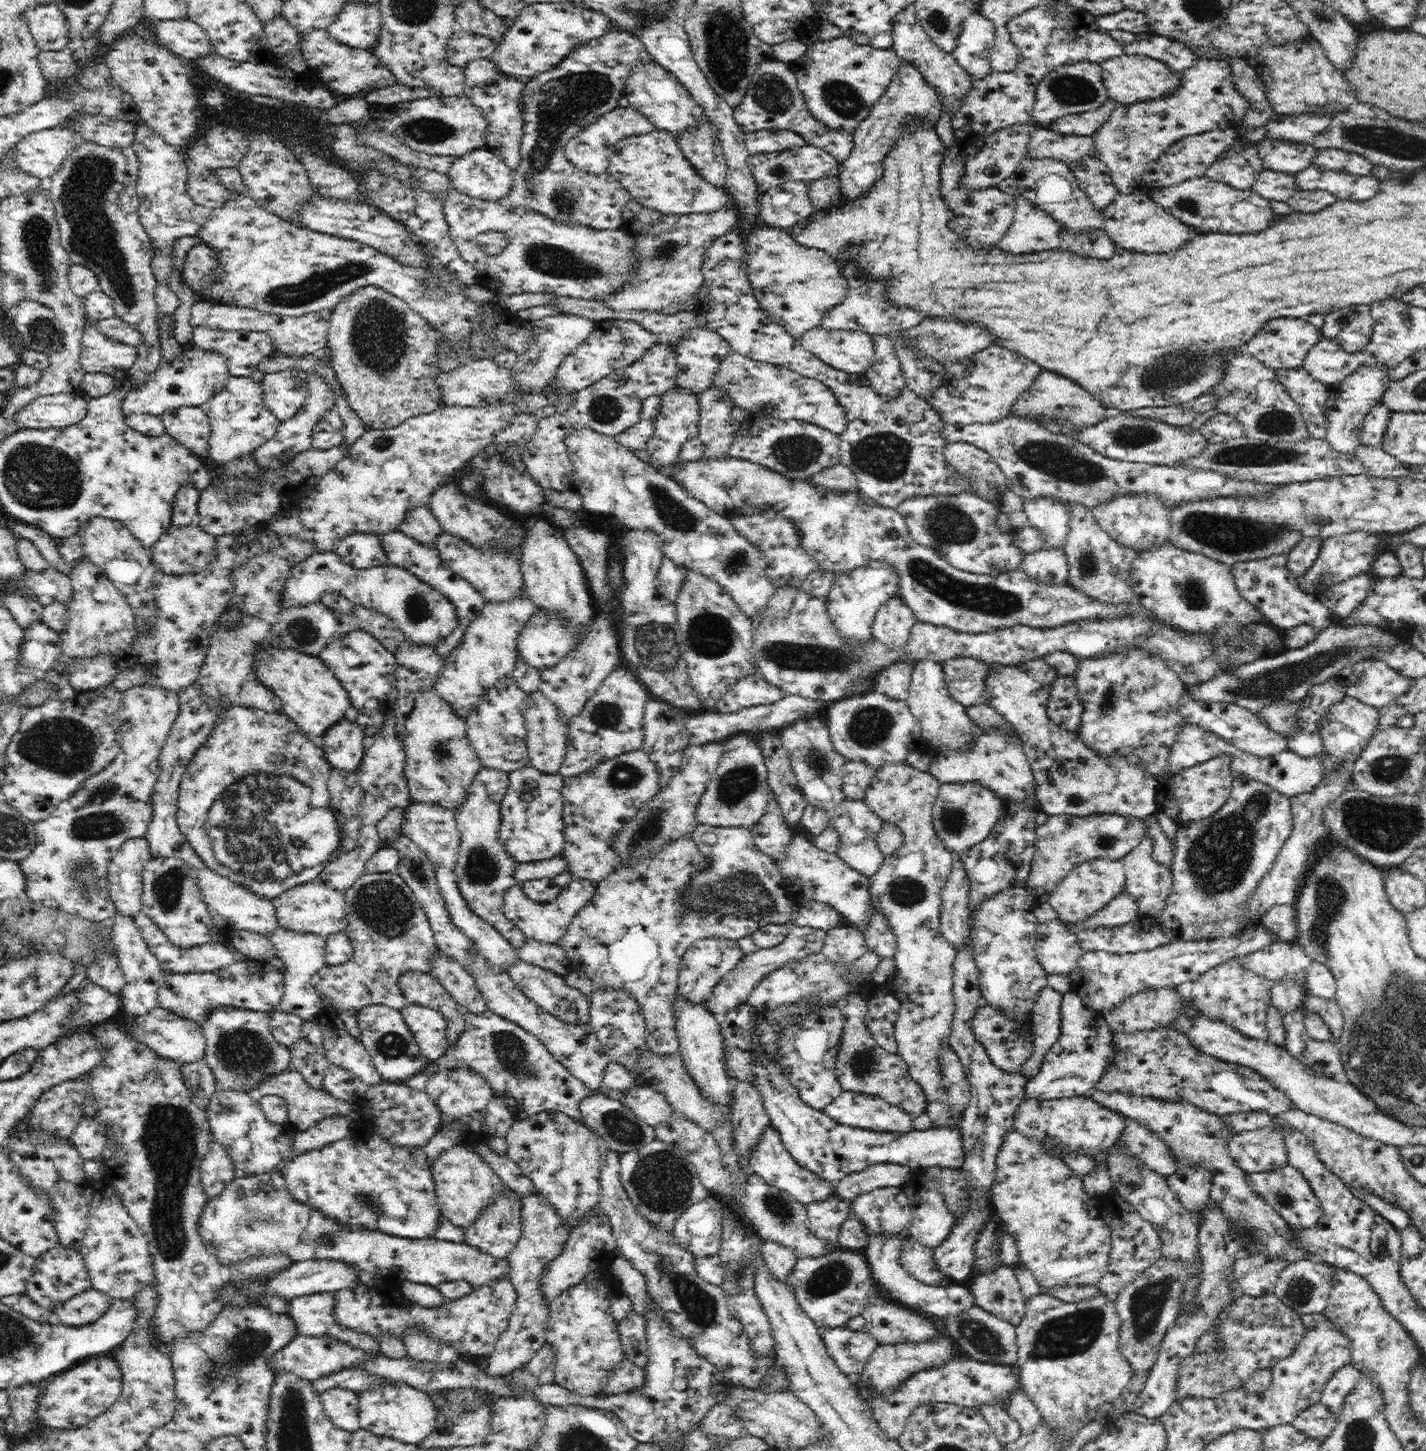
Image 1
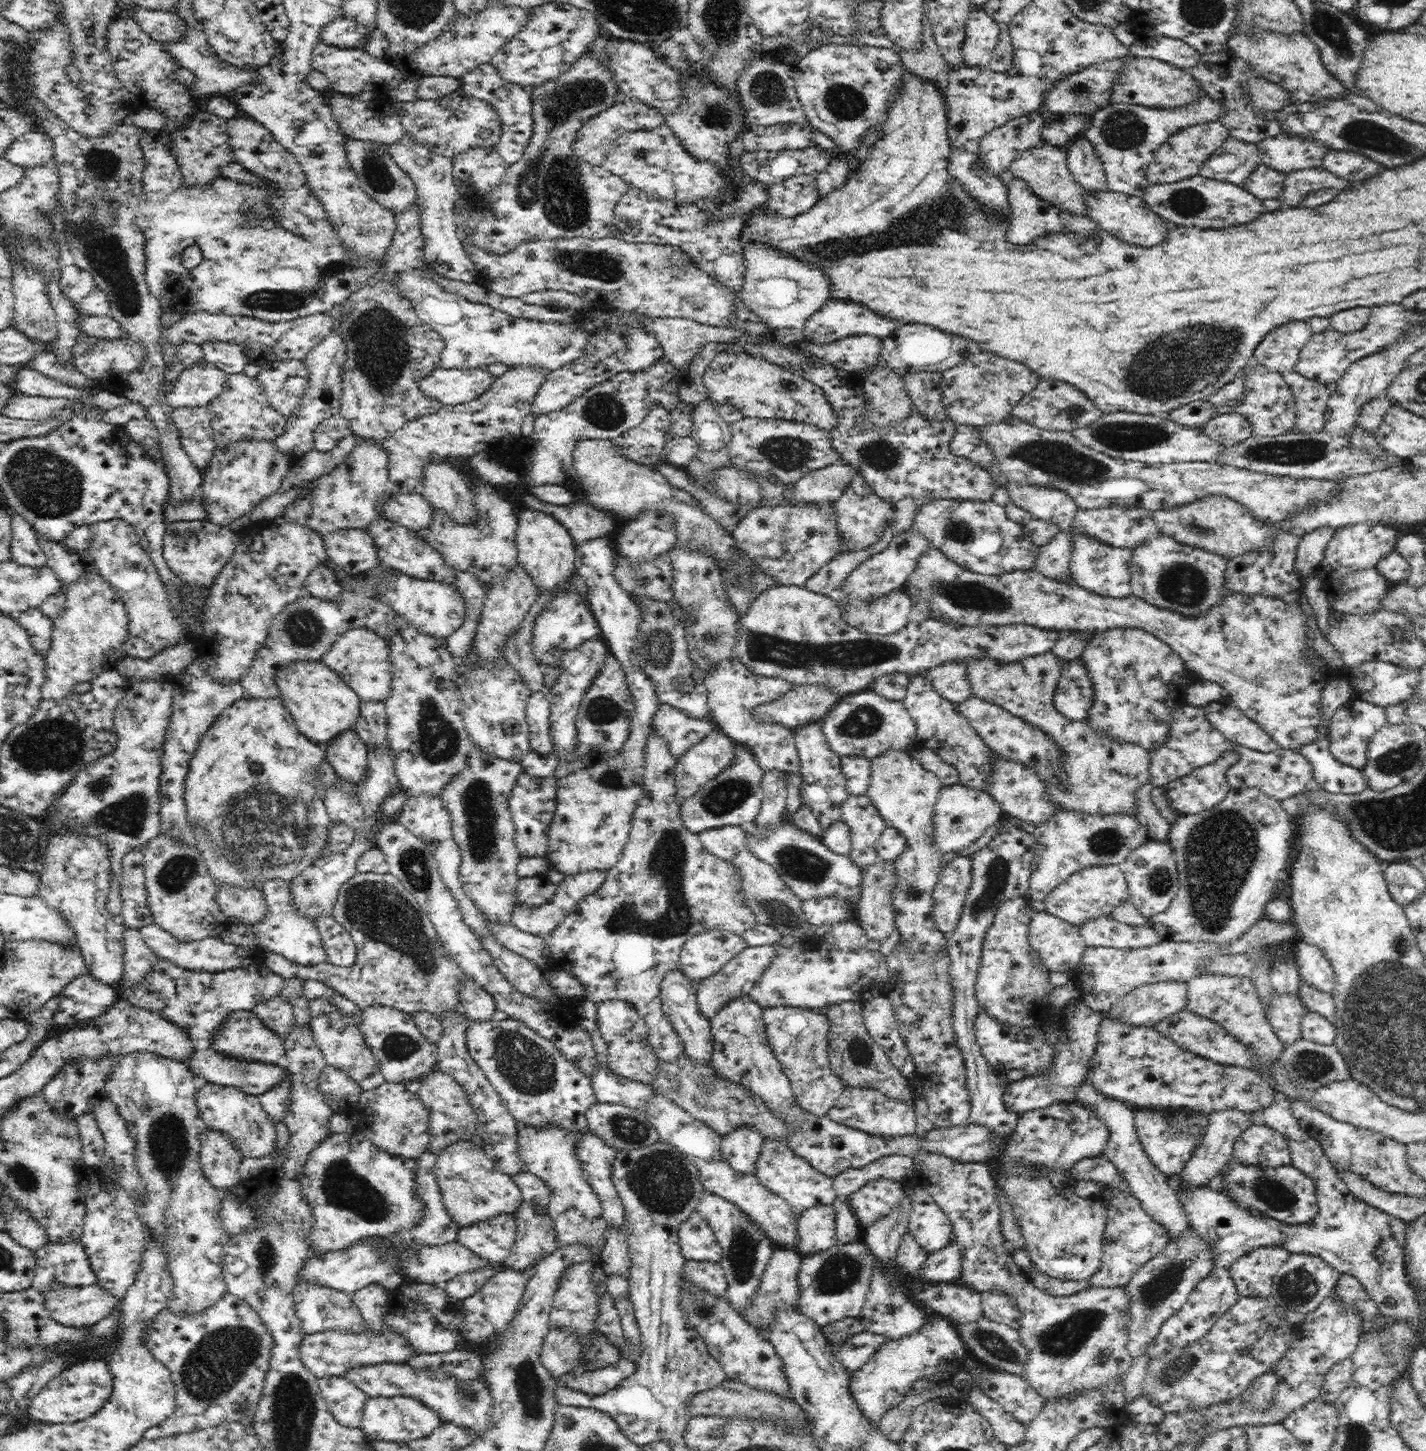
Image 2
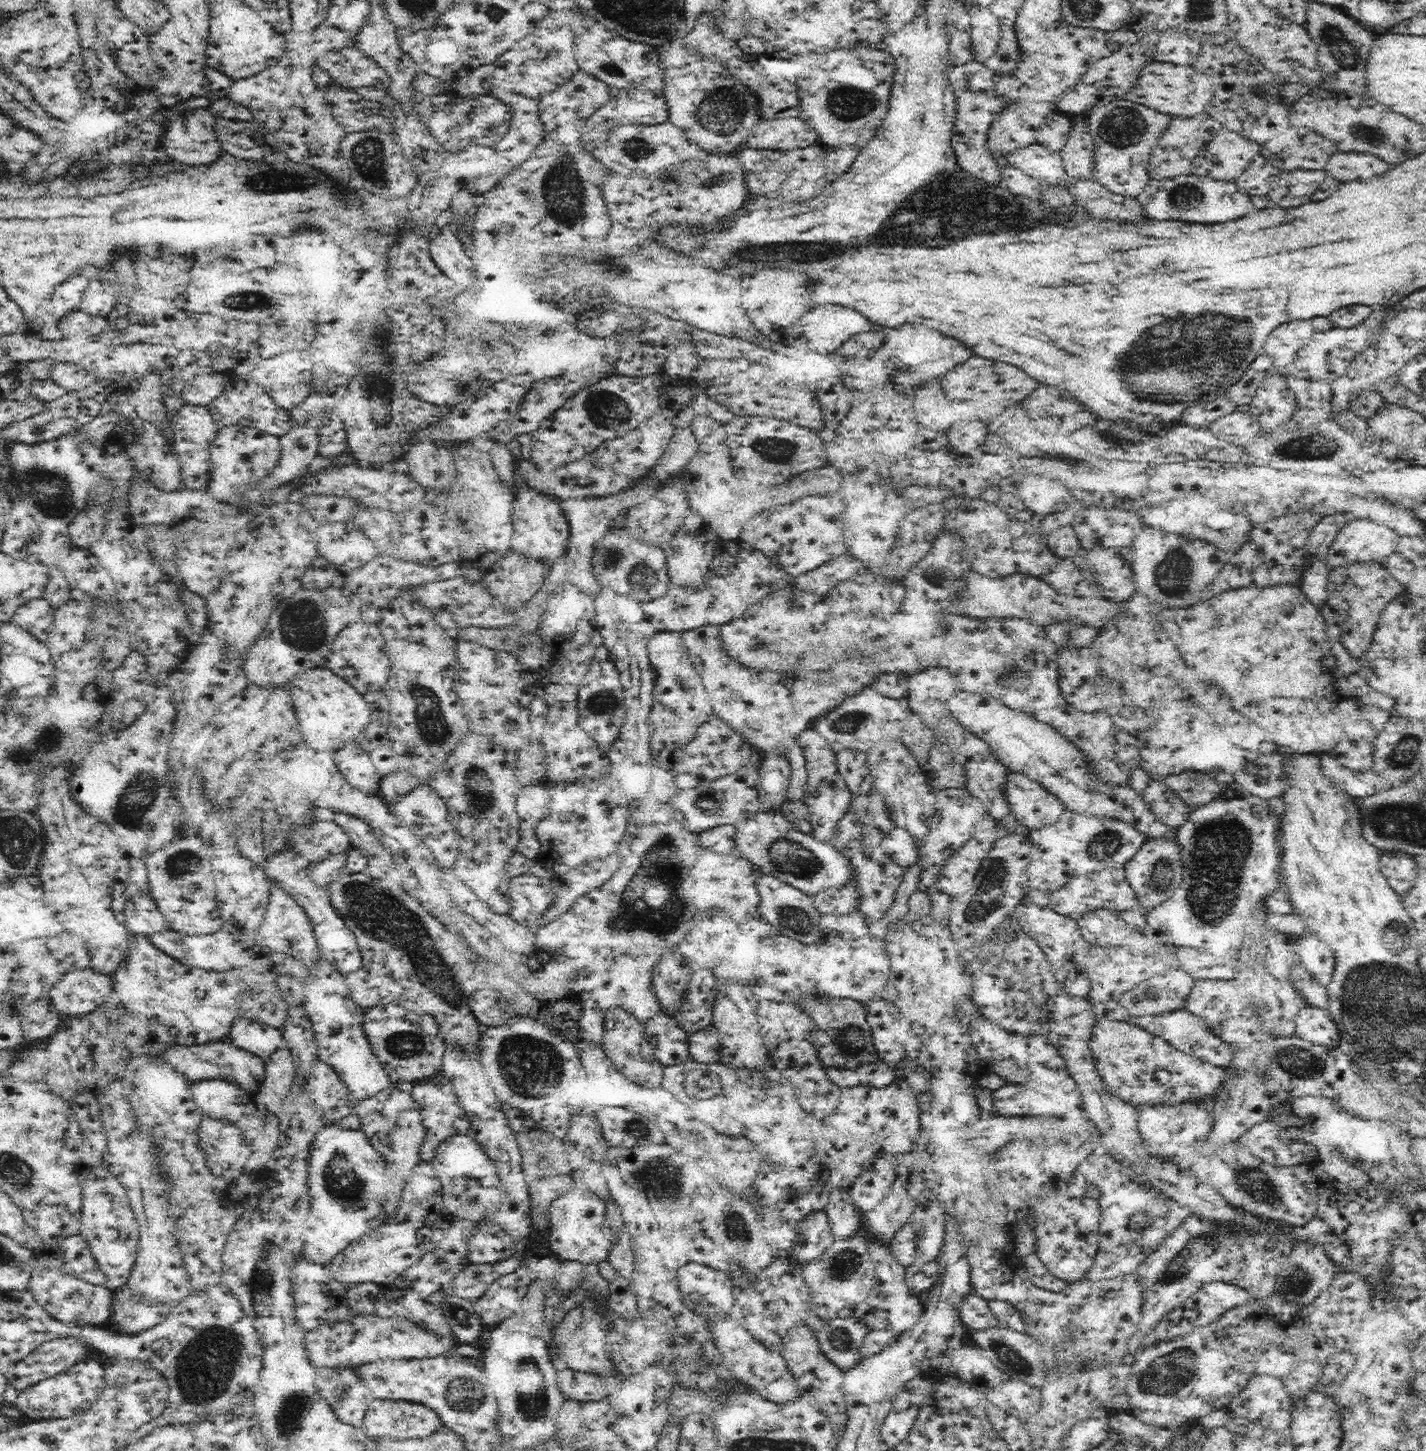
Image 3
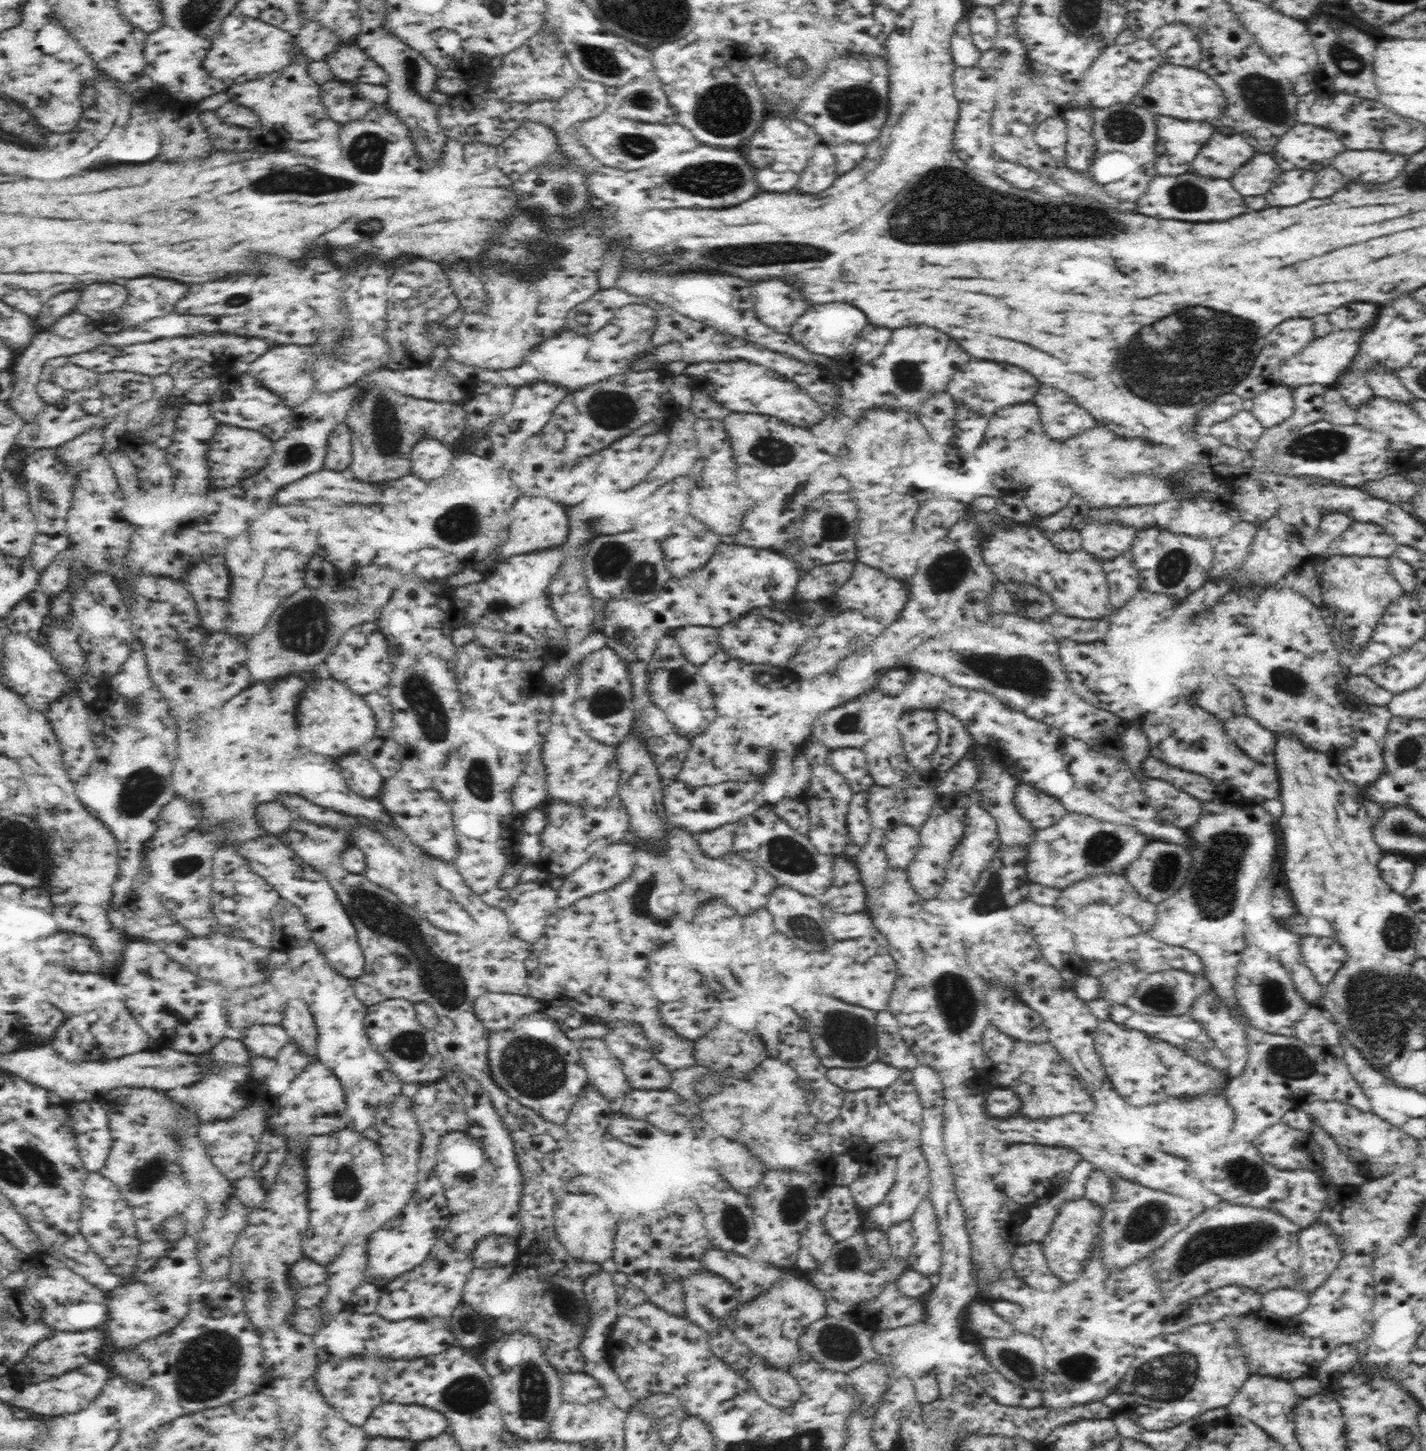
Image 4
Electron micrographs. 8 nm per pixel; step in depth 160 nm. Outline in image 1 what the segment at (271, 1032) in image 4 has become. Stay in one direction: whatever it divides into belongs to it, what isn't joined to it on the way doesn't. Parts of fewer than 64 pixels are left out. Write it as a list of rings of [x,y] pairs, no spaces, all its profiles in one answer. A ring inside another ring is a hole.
[[[223,1006],[211,1014],[203,1026],[206,1039],[208,1066],[213,1070],[217,1086],[226,1090],[249,1091],[257,1079],[267,1073],[289,1068],[290,1052],[288,1047],[278,1042],[269,1027],[270,1011],[262,1012],[231,1006]]]

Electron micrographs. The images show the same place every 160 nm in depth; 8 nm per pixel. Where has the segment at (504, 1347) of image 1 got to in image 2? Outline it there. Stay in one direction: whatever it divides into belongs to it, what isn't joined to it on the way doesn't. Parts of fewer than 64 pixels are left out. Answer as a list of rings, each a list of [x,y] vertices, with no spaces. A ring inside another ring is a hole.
[[[528,1204],[514,1213],[517,1230],[512,1252],[505,1258],[505,1266],[512,1270],[524,1270],[531,1264],[548,1256],[557,1249],[557,1241],[553,1235],[553,1224],[547,1216],[537,1214]]]

